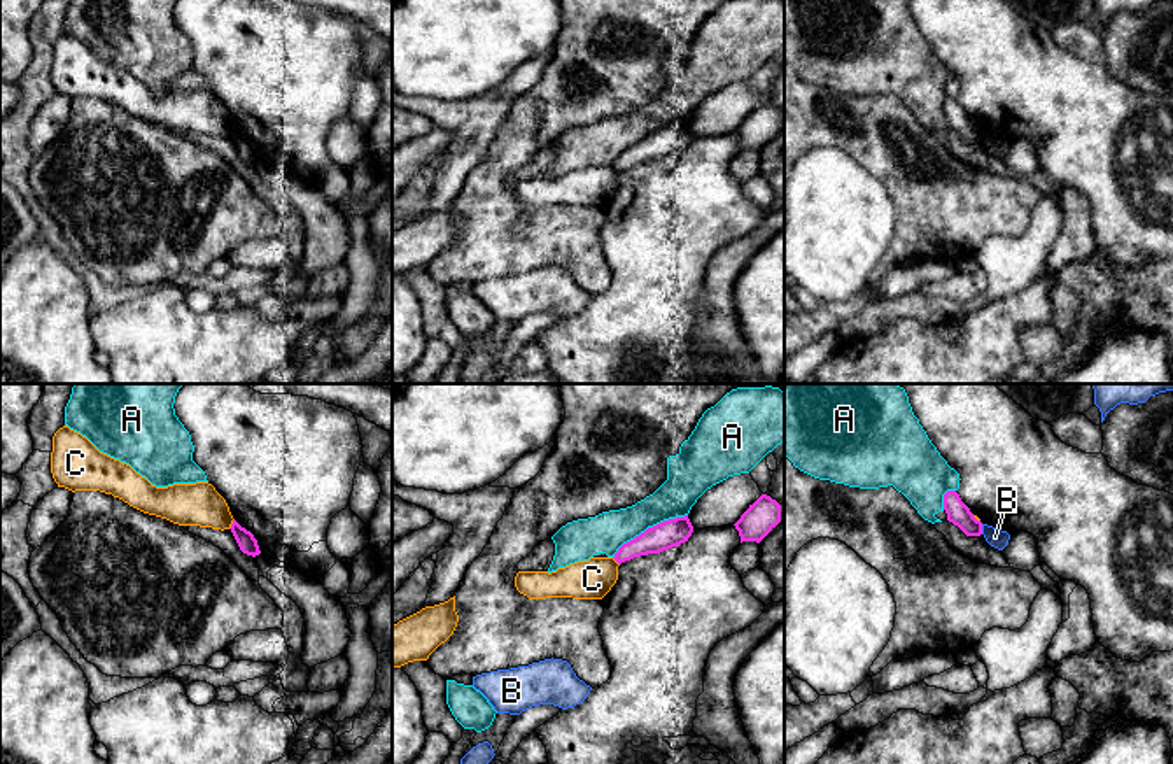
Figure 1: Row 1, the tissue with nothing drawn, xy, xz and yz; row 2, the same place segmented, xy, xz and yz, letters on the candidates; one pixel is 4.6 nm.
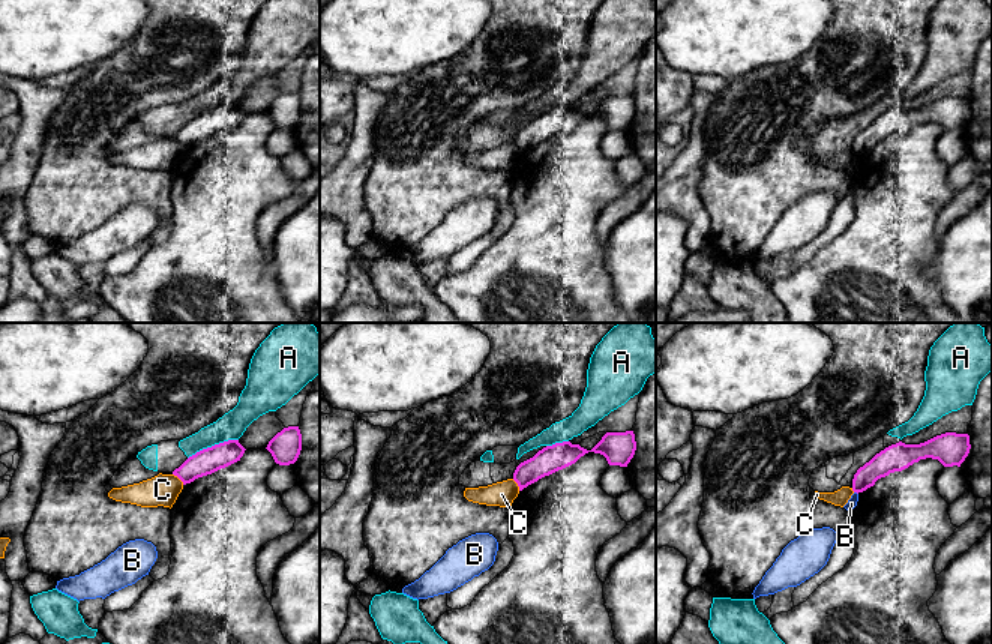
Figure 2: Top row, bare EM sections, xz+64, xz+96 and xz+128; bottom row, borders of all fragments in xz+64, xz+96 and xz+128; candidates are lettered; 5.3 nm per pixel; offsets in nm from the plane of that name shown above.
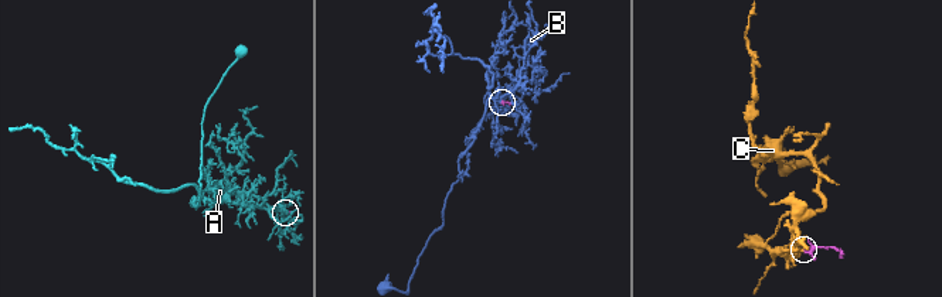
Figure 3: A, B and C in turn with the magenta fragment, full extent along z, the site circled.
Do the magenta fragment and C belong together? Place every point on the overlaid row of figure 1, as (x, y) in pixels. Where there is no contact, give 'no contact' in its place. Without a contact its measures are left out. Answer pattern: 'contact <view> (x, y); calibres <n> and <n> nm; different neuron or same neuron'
contact xy (231, 524); calibres 90 and 190 nm; different neuron

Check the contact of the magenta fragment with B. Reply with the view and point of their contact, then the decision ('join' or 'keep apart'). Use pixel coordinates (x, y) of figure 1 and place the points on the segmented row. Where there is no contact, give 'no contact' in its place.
yz (981, 530) | keep apart

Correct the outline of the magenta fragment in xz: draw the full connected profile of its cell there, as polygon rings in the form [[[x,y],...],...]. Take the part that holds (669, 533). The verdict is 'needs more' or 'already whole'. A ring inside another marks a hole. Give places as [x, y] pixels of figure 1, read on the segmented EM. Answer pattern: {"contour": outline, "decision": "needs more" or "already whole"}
{"contour": [[[688,515],[669,519],[653,527],[648,527],[644,533],[641,533],[634,540],[623,543],[613,559],[618,564],[622,564],[634,557],[660,554],[664,550],[669,550],[672,547],[678,547],[688,541],[692,533],[693,533],[693,526]]], "decision": "already whole"}

